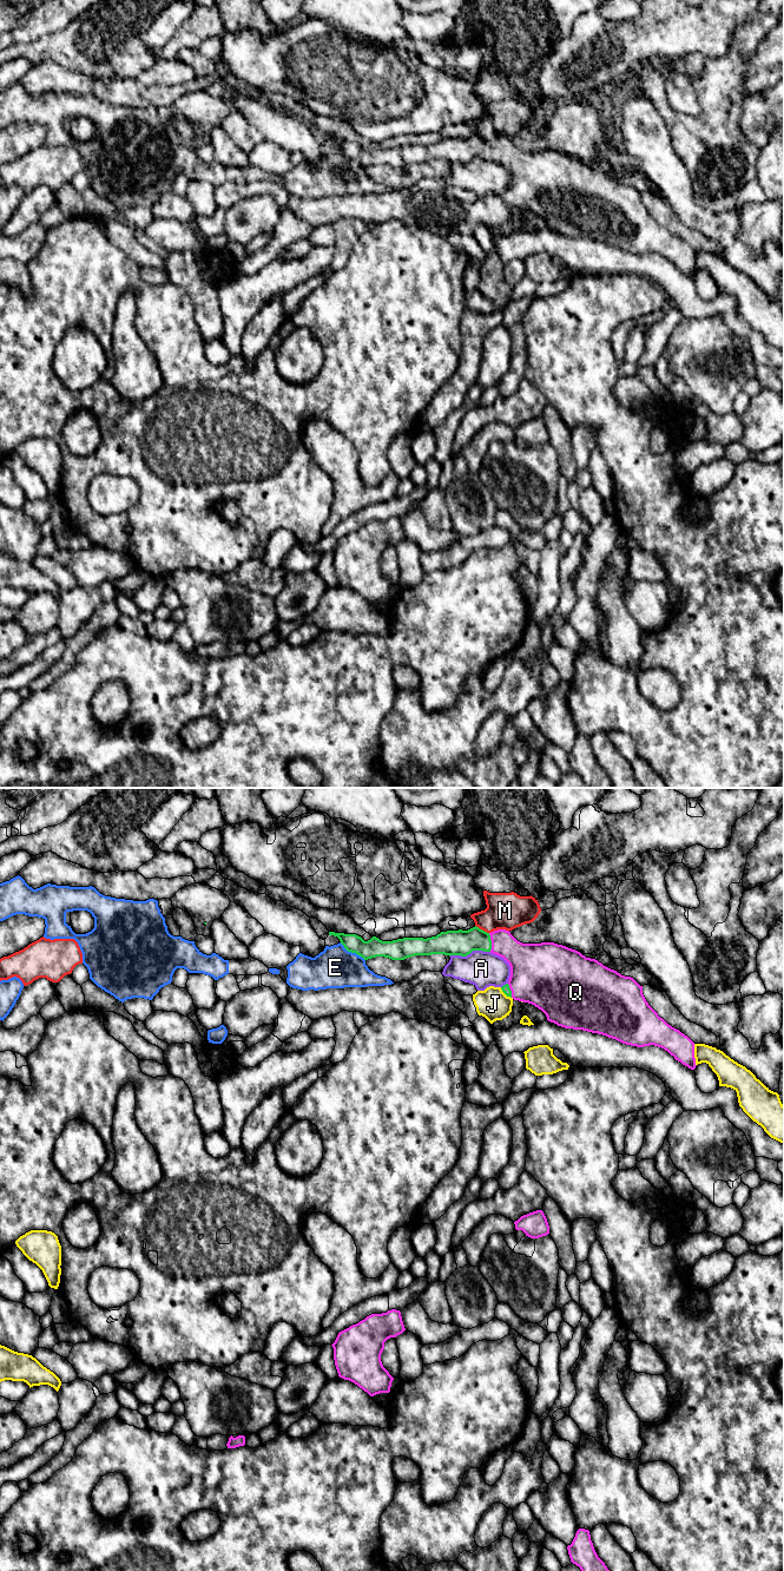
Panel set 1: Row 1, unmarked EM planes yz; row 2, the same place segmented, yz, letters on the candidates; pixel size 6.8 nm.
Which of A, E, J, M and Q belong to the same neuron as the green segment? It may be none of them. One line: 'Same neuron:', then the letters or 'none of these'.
Same neuron: Q

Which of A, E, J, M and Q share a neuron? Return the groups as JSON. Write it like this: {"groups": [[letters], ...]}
{"groups": [["A"], ["E"], ["J"], ["M"], ["Q"]]}

